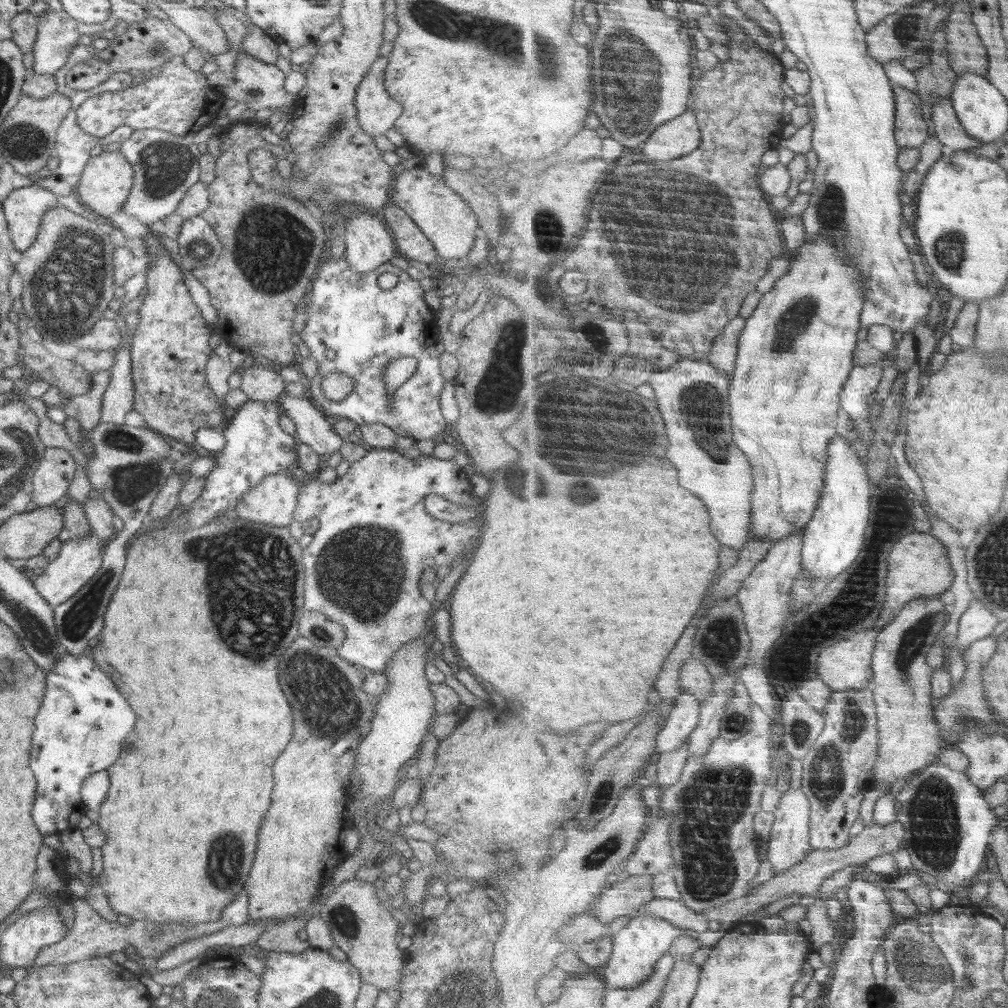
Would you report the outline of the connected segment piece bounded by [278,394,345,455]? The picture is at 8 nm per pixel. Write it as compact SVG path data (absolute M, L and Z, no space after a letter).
M287 394L280 396L279 407L297 426L296 438L316 452L324 455L336 452L345 440L336 434L325 414L309 397L297 397Z

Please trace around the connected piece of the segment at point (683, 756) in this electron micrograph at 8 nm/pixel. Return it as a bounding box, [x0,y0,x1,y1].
[655,740,690,795]

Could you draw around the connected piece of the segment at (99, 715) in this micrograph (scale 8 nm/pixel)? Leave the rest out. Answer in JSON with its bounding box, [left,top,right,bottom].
[30,652,136,836]

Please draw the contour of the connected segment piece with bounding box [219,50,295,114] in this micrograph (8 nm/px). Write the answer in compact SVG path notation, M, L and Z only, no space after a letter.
M242 50L237 54L237 61L234 67L234 82L222 86L219 91L223 99L232 98L232 100L246 102L250 110L258 111L261 108L276 108L276 111L278 111L284 108L285 114L292 114L295 96L284 89L285 80L286 75L276 65L262 62Z

